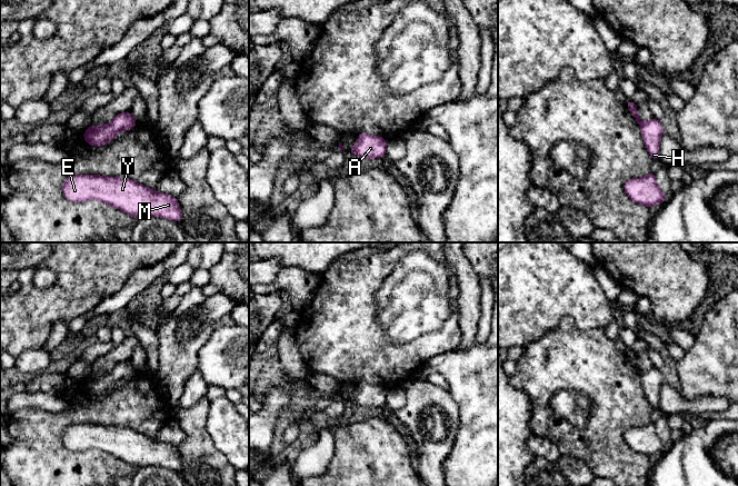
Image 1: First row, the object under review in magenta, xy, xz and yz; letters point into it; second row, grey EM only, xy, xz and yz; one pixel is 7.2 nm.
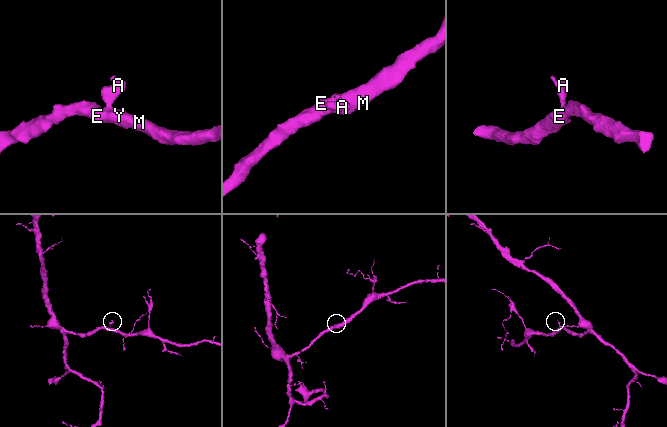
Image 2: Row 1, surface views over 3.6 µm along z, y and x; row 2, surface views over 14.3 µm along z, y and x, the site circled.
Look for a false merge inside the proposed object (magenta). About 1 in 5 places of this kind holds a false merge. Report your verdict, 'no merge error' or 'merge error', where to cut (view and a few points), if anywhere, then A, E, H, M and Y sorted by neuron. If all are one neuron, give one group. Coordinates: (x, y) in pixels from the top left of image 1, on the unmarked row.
no merge error; no cut; A E H M Y

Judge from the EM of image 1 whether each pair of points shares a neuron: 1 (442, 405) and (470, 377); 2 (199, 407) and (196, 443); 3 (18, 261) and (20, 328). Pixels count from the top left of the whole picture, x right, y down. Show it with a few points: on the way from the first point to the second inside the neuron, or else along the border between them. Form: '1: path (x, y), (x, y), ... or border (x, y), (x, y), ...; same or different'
1: border (447, 390), (458, 407), (459, 420); different
2: path (196, 416), (196, 434); same
3: border (37, 267), (11, 270); different

